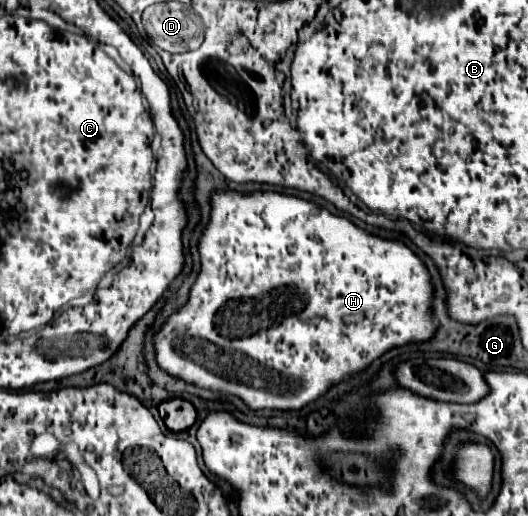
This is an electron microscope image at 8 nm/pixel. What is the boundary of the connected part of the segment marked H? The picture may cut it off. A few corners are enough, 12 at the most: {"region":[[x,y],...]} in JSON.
{"region":[[214,190],[156,364],[302,410],[438,332],[404,242]]}

